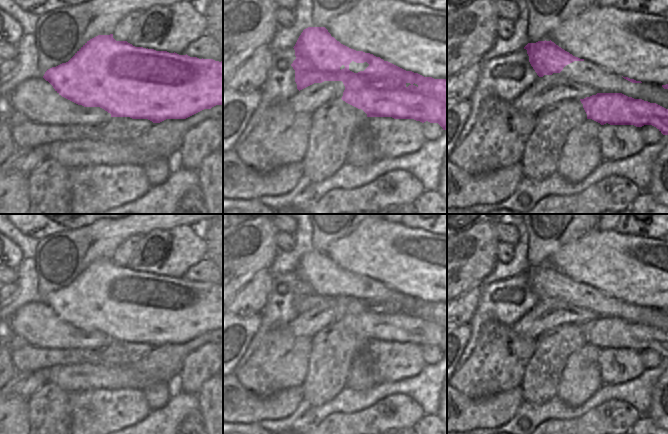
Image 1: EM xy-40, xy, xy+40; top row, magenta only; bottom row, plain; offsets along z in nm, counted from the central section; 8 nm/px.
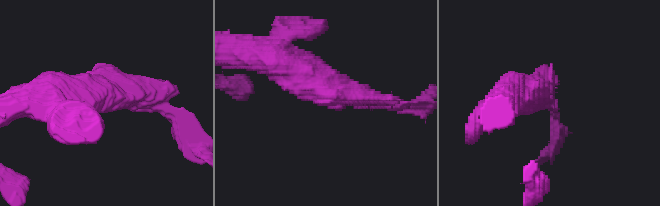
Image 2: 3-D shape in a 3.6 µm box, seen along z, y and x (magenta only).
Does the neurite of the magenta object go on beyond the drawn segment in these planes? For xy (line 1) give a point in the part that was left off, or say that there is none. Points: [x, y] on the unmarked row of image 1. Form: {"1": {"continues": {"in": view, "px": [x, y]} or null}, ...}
{"1": {"continues": {"in": "xy", "px": [421, 271]}}}

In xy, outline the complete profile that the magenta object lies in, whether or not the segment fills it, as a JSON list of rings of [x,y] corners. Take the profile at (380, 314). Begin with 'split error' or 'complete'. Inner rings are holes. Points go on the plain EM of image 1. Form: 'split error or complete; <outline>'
split error; [[[423,231],[422,236],[419,238],[418,243],[406,243],[404,241],[400,241],[398,243],[394,243],[393,246],[401,251],[400,257],[390,257],[388,255],[380,255],[379,250],[372,245],[366,251],[363,252],[366,261],[363,262],[363,266],[366,269],[370,269],[373,277],[365,277],[363,275],[356,275],[351,273],[339,265],[337,265],[325,251],[308,251],[303,254],[301,259],[299,260],[295,270],[293,271],[295,274],[296,283],[293,285],[291,290],[295,294],[295,306],[297,308],[297,313],[300,315],[314,307],[322,307],[324,305],[342,305],[345,314],[343,316],[342,324],[346,327],[358,332],[362,333],[367,341],[392,341],[394,343],[414,343],[416,345],[420,345],[422,347],[428,345],[430,347],[438,347],[443,354],[447,353],[447,235],[436,235],[434,233],[430,233],[428,231]],[[354,285],[356,287],[364,287],[367,286],[369,290],[364,294],[358,297],[354,297],[349,294],[349,288]]]

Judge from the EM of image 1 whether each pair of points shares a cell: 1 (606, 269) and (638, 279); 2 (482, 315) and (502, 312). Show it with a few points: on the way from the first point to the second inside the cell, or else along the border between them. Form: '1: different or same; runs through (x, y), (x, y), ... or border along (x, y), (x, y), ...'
1: same; runs through (614, 271), (630, 272)
2: same; runs through (487, 312), (497, 312)

